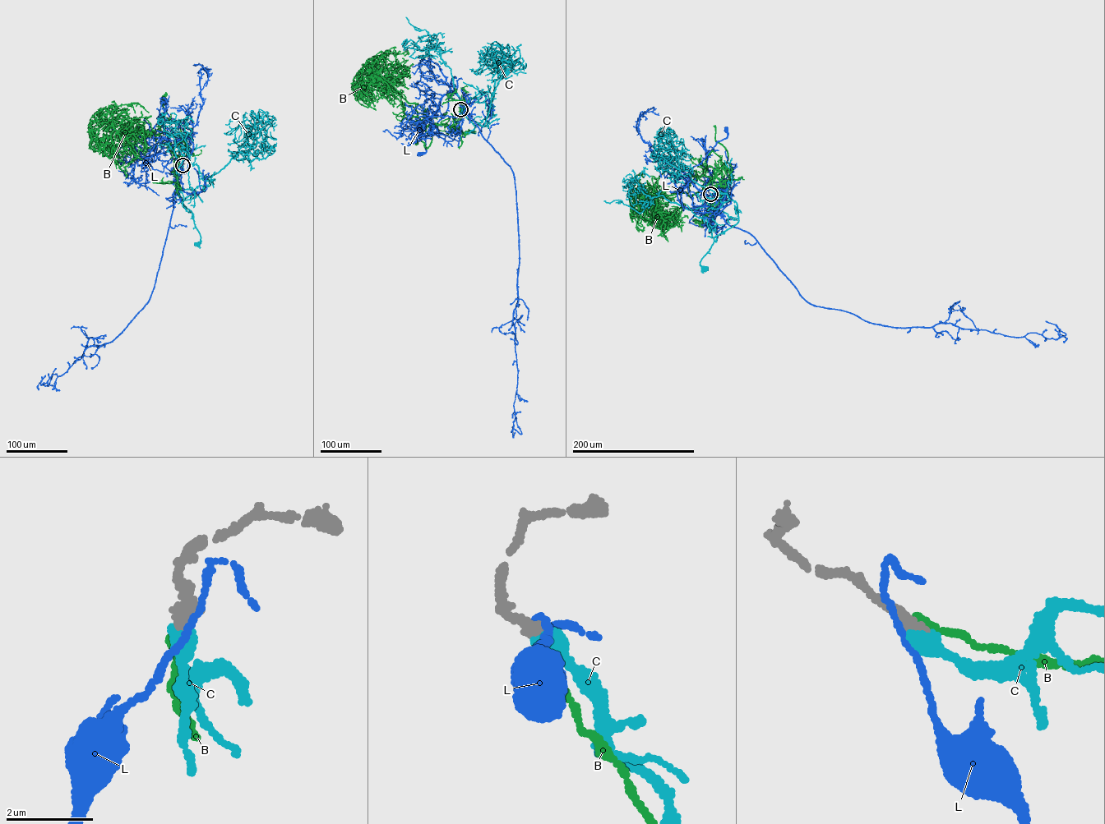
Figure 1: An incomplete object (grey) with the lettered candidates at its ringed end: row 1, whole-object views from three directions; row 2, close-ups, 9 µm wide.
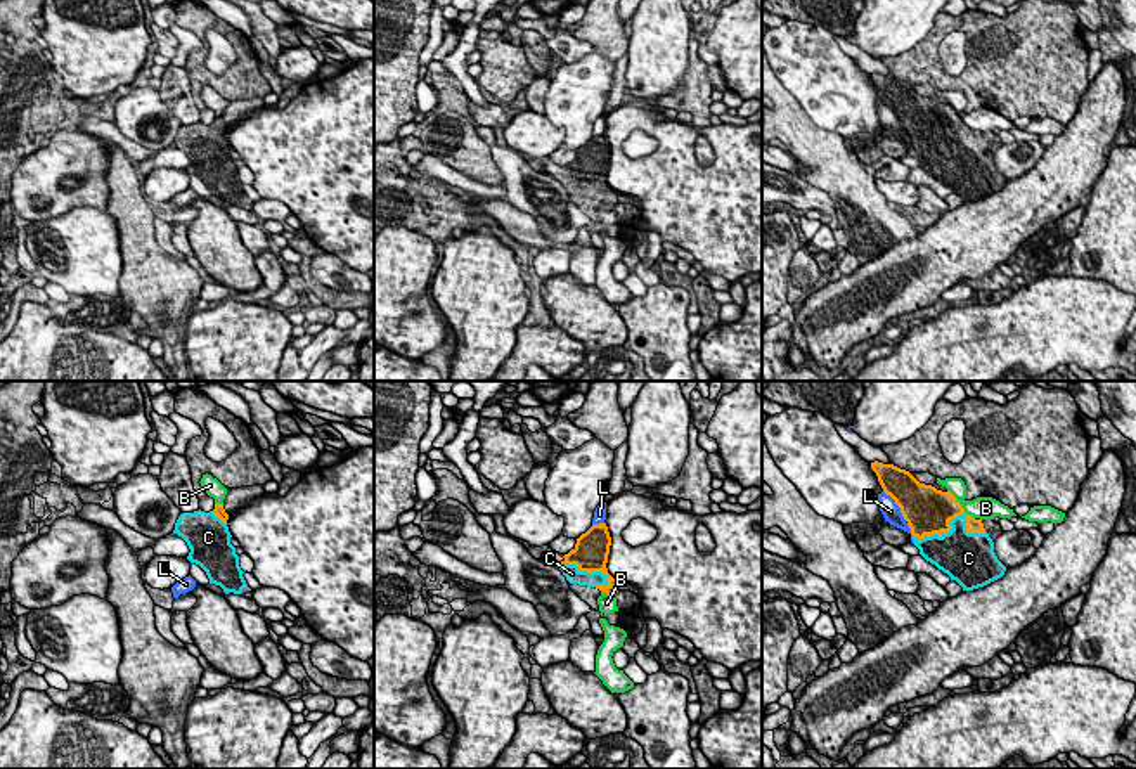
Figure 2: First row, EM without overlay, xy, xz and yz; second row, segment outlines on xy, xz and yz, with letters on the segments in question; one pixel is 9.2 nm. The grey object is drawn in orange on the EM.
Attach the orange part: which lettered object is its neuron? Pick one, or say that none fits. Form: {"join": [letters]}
{"join": ["C"]}

